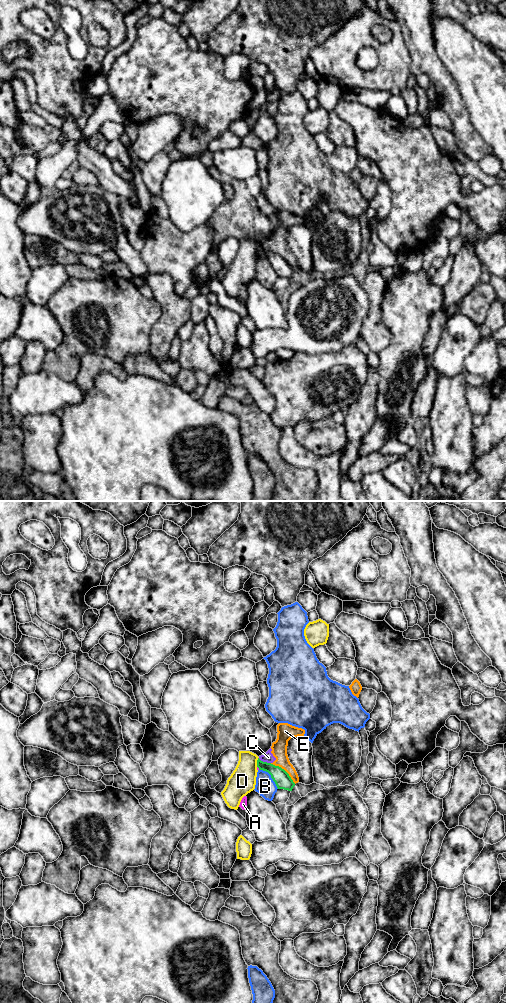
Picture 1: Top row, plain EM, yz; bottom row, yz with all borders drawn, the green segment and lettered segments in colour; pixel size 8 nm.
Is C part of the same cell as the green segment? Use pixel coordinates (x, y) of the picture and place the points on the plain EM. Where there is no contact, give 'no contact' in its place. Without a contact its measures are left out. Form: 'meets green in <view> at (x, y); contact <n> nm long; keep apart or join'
meets green in yz at (264, 250); contact 110 nm long; keep apart

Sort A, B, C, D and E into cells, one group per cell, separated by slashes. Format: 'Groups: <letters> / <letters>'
Groups: A C E / B / D

